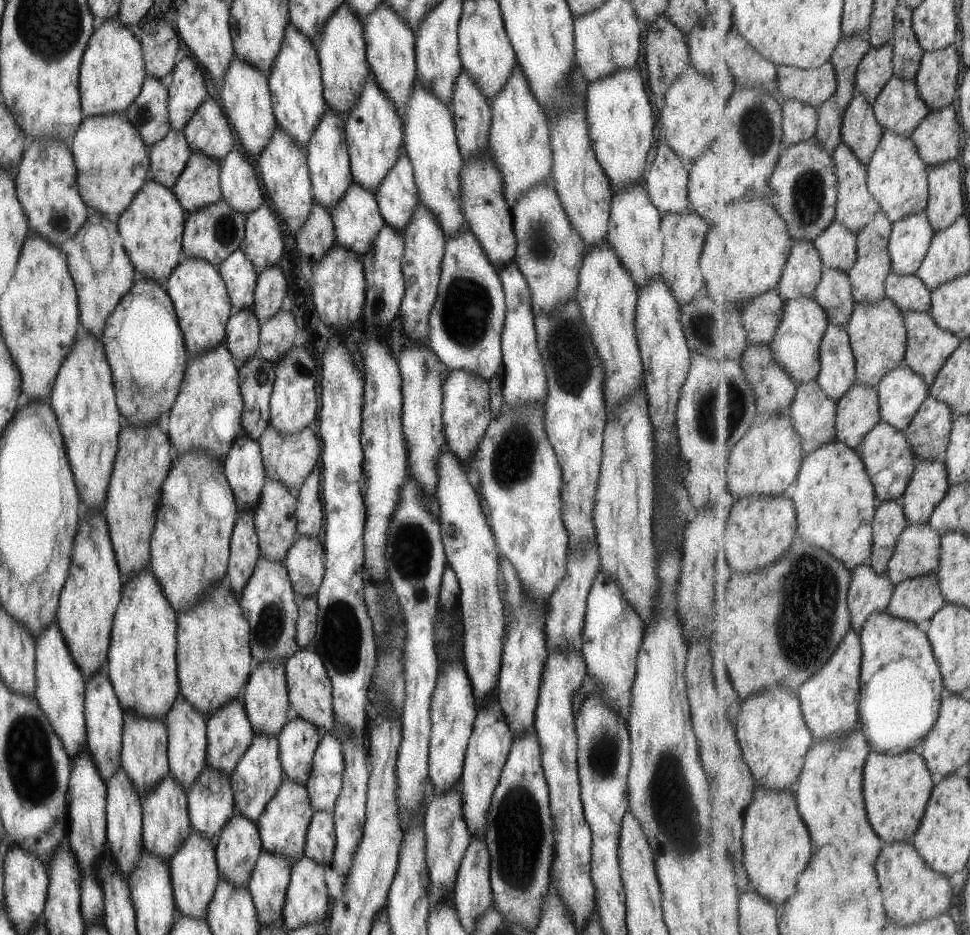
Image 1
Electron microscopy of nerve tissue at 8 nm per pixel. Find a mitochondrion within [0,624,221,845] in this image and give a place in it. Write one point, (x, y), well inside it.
(32, 768)

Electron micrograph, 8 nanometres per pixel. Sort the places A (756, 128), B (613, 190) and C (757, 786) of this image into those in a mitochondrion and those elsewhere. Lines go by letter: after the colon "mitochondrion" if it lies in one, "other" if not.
A: mitochondrion
B: other
C: other

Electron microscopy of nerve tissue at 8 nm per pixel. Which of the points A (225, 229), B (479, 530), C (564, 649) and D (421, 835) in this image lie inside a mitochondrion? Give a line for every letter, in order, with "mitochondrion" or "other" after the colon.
A: mitochondrion
B: other
C: other
D: other

